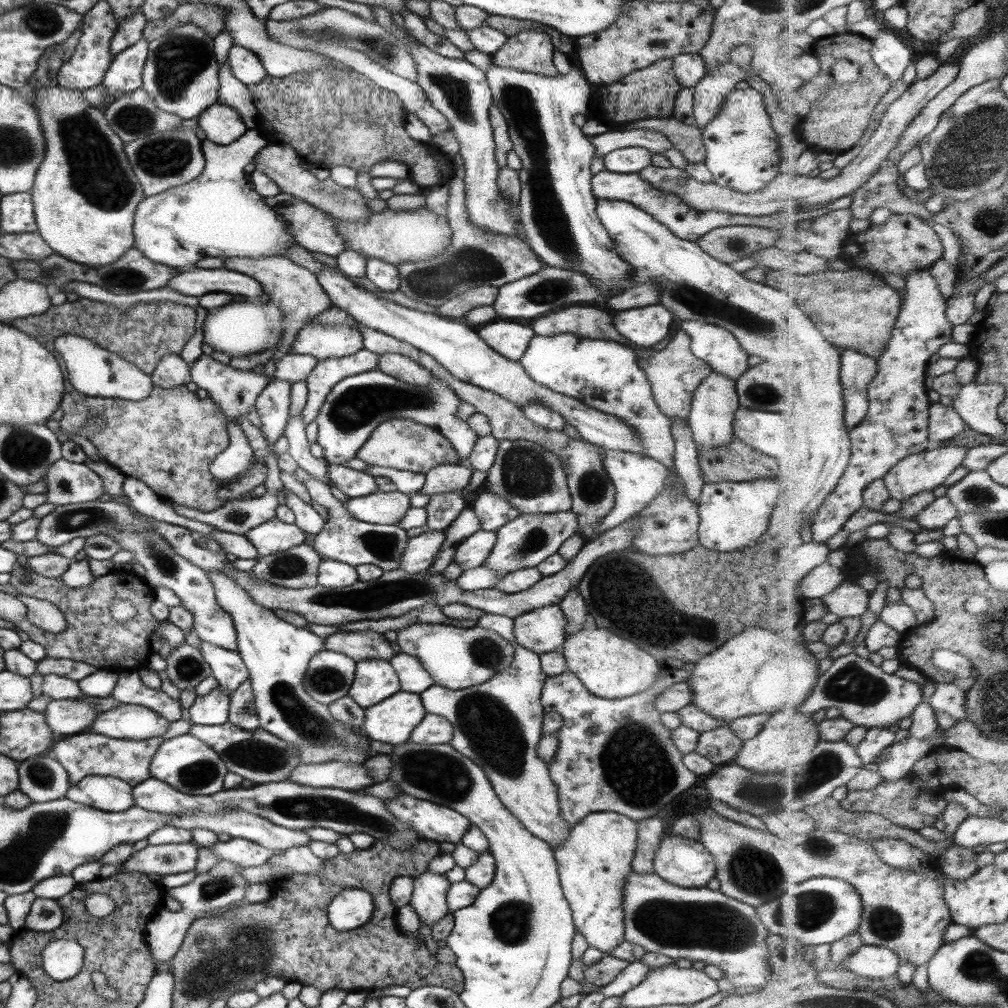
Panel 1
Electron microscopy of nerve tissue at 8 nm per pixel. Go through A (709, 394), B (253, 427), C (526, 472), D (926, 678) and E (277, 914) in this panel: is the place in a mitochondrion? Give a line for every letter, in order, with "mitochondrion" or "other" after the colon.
A: other
B: other
C: mitochondrion
D: other
E: other

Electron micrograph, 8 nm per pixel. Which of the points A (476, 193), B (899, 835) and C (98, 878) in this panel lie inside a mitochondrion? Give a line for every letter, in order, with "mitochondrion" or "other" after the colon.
A: other
B: other
C: other

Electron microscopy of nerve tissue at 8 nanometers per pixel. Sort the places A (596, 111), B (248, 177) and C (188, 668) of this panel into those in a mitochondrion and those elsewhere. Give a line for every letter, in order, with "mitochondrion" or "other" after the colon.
A: other
B: other
C: mitochondrion

